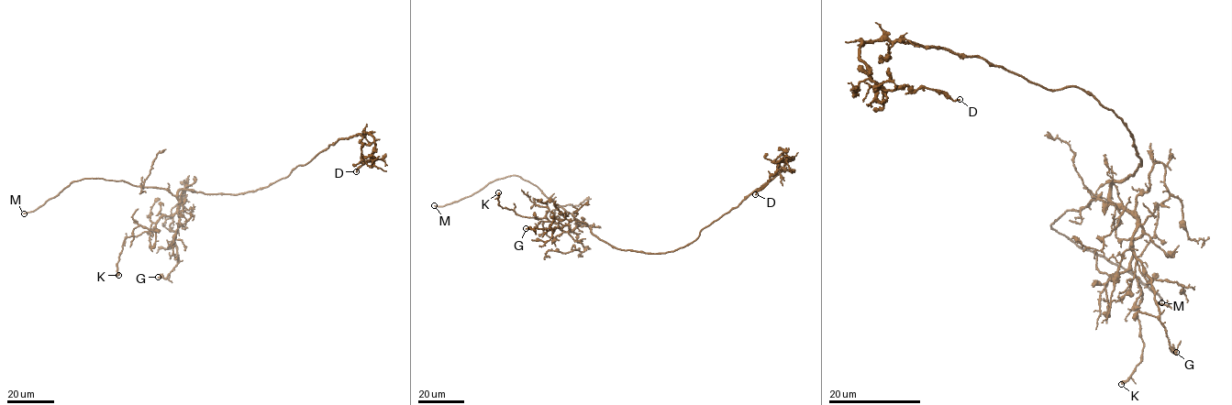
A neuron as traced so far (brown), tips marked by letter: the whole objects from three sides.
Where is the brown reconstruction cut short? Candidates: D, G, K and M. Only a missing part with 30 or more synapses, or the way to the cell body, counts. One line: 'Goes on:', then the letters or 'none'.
Goes on: M

